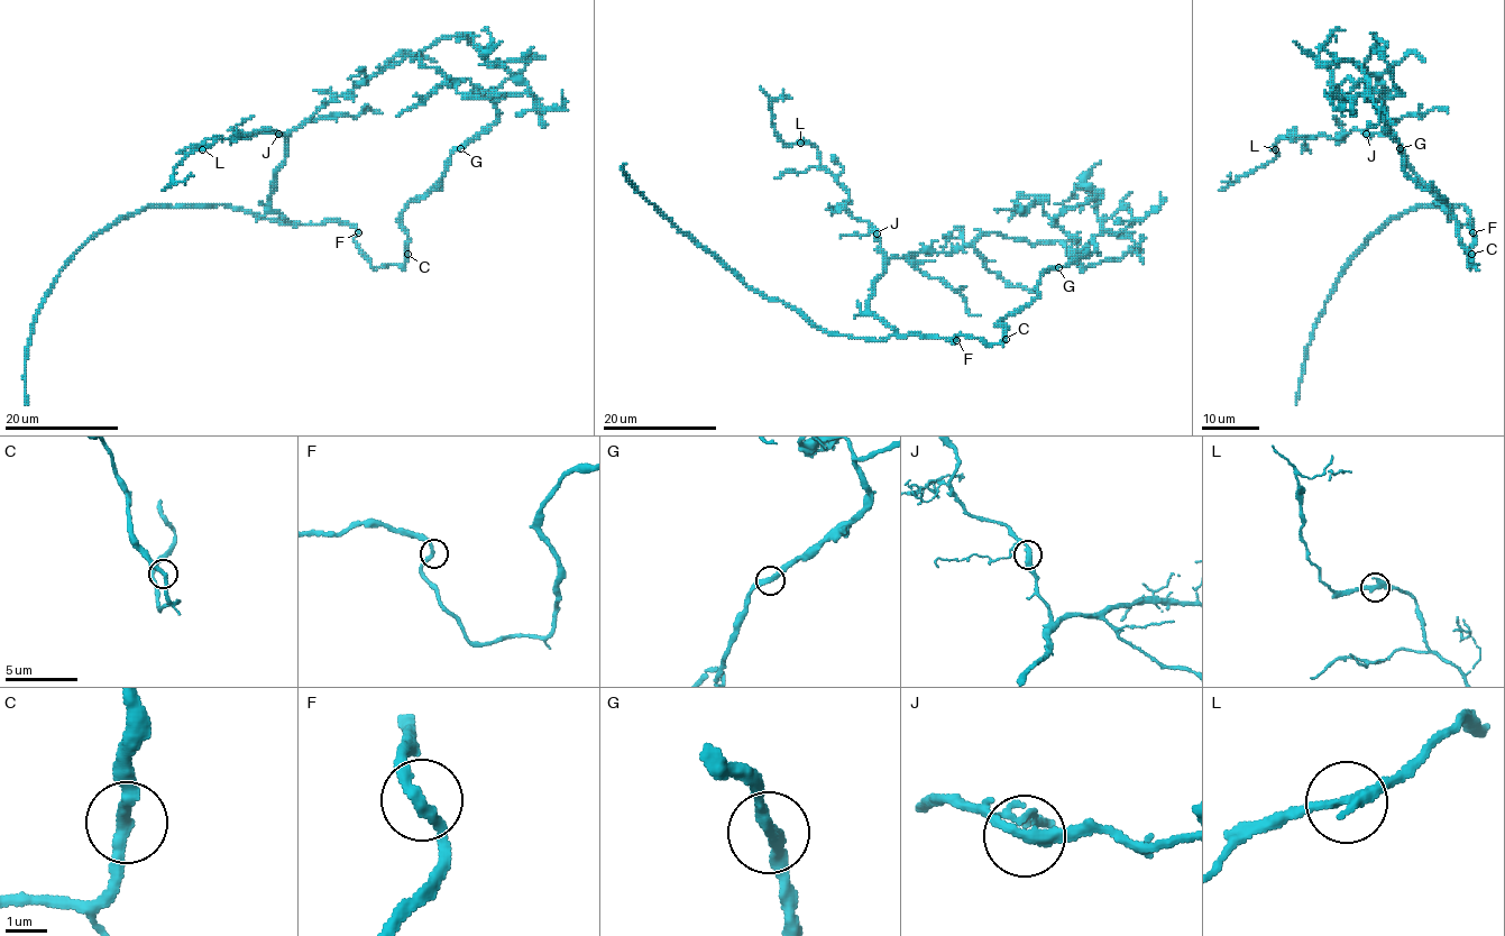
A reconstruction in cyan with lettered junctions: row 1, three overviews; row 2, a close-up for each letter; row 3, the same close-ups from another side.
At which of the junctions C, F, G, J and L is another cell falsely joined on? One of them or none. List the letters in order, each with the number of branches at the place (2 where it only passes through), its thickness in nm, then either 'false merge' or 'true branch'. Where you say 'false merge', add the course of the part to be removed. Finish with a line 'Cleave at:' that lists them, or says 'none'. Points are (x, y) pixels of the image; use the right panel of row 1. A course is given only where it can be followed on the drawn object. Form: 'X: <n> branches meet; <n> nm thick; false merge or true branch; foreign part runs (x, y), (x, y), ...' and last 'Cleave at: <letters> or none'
C: 2 branches meet; 320 nm thick; true branch
F: 2 branches meet; 280 nm thick; true branch
G: 2 branches meet; 300 nm thick; true branch
J: 2 branches meet; 320 nm thick; true branch
L: 2 branches meet; 320 nm thick; true branch
Cleave at: none

